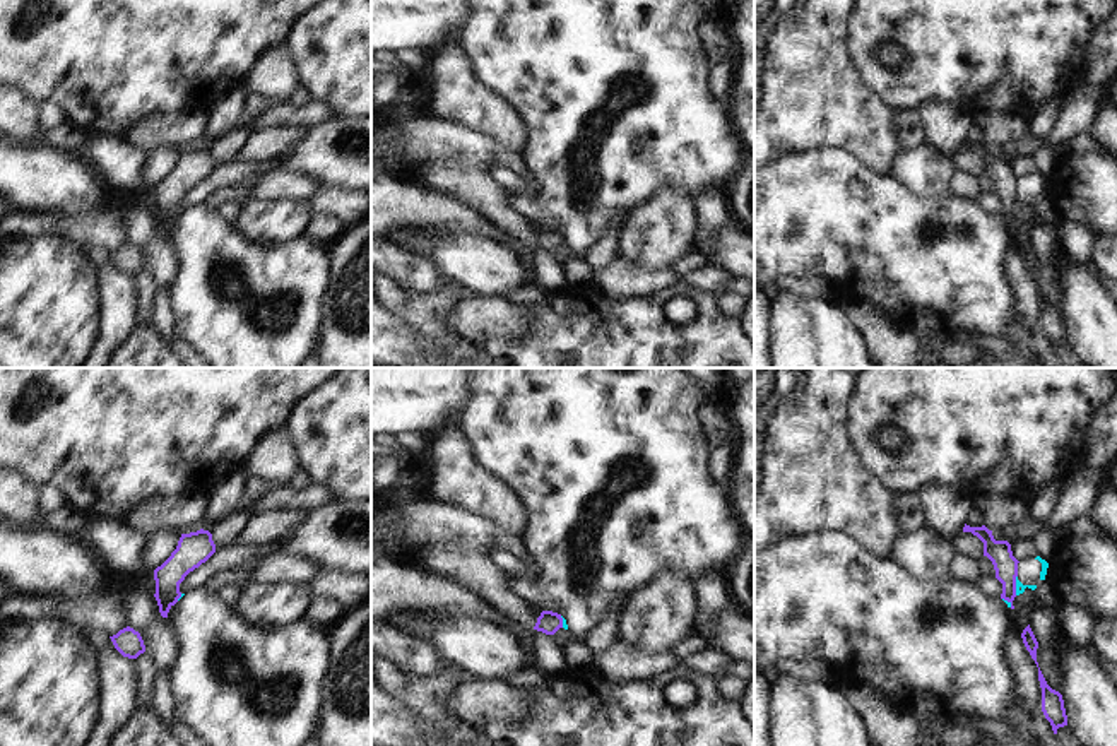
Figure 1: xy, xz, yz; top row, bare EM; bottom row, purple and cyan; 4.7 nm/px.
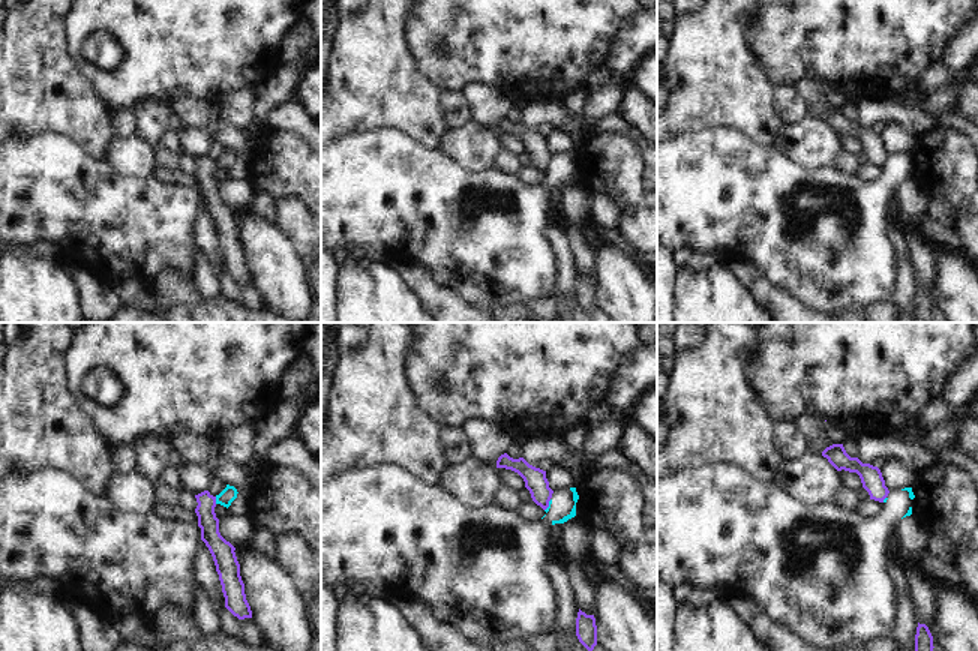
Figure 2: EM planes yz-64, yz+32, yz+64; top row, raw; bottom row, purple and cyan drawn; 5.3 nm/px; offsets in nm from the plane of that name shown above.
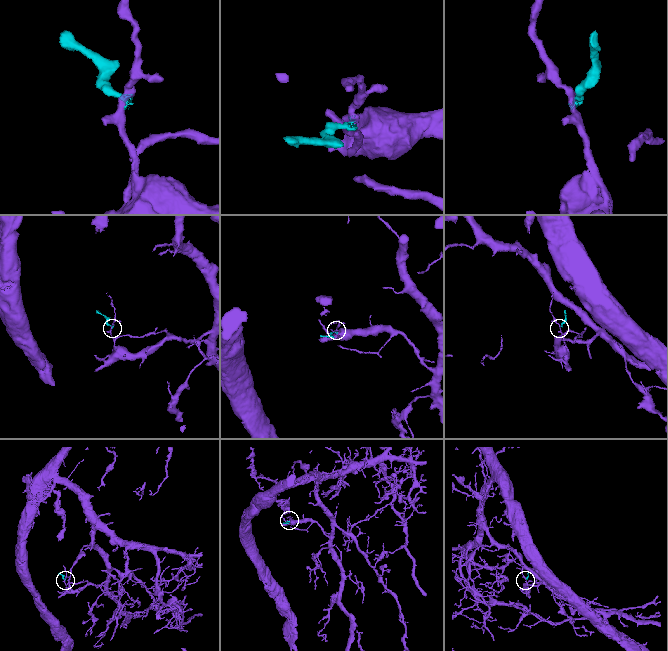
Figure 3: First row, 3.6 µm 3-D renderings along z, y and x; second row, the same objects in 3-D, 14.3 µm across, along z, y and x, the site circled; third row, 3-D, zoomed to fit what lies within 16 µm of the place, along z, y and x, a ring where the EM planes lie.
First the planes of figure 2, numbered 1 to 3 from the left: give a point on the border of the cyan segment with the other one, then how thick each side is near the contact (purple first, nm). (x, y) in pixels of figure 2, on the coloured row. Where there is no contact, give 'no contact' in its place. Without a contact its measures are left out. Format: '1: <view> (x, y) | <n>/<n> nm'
1: yz-64 (215, 500) | 110/80 nm
2: yz+32 (548, 506) | 120/20 nm
3: yz+64 (884, 498) | 120/20 nm

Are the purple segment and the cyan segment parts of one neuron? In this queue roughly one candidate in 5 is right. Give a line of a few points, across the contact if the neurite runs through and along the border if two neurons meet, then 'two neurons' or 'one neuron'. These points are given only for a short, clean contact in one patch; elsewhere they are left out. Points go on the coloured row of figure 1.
line yz (1016, 575), (1015, 594); two neurons

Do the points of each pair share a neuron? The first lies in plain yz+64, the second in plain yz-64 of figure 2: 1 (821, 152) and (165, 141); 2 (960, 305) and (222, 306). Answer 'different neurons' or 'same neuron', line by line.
1: different neurons
2: different neurons

